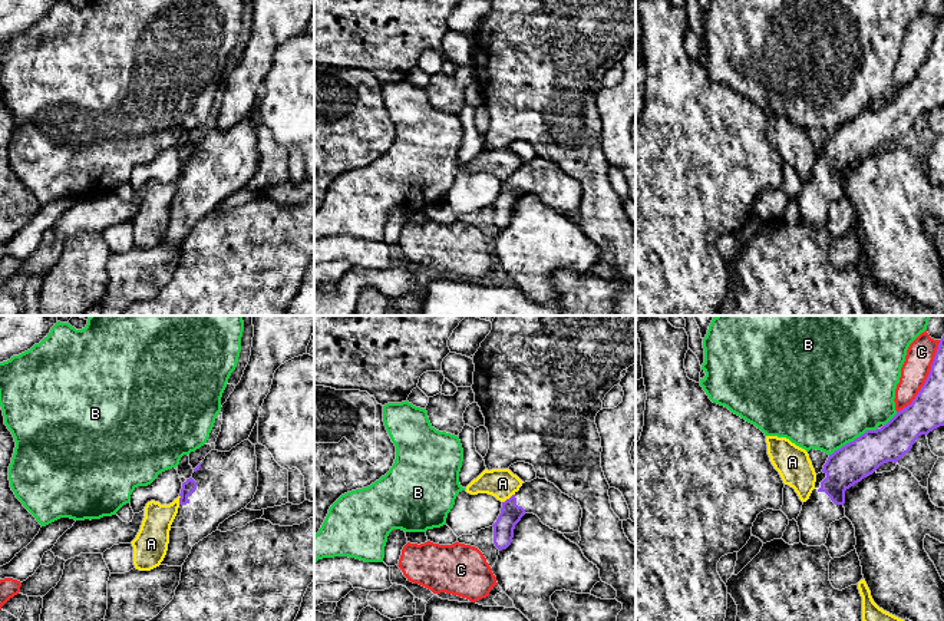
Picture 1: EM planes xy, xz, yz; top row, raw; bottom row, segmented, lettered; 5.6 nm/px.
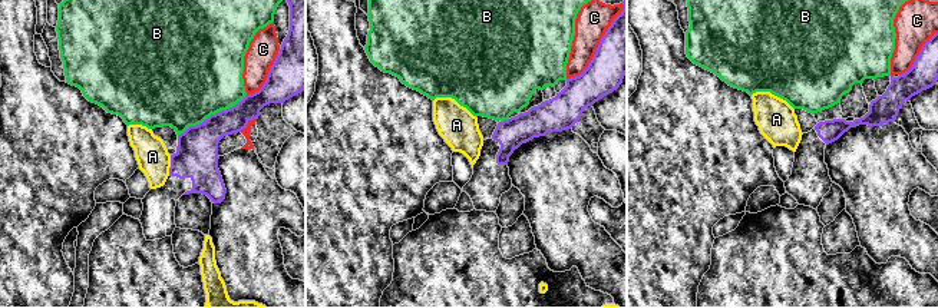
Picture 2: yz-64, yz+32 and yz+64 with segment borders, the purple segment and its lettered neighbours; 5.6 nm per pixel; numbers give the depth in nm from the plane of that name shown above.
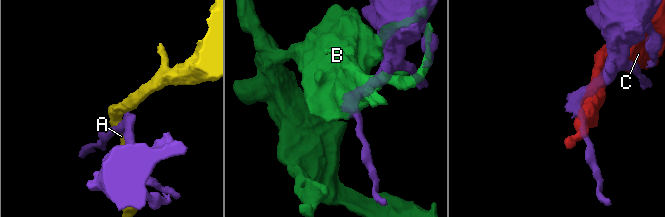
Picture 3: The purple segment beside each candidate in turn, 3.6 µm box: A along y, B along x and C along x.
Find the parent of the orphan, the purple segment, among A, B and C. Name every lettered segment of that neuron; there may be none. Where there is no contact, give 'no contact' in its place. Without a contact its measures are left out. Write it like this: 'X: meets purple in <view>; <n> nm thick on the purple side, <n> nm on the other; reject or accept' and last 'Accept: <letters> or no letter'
A: meets purple in xz; 120 nm thick on the purple side, 170 nm on the other; reject
B: meets purple in yz; 220 nm thick on the purple side, 480 nm on the other; reject
C: meets purple in yz; 200 nm thick on the purple side, 160 nm on the other; reject
Accept: no letter

